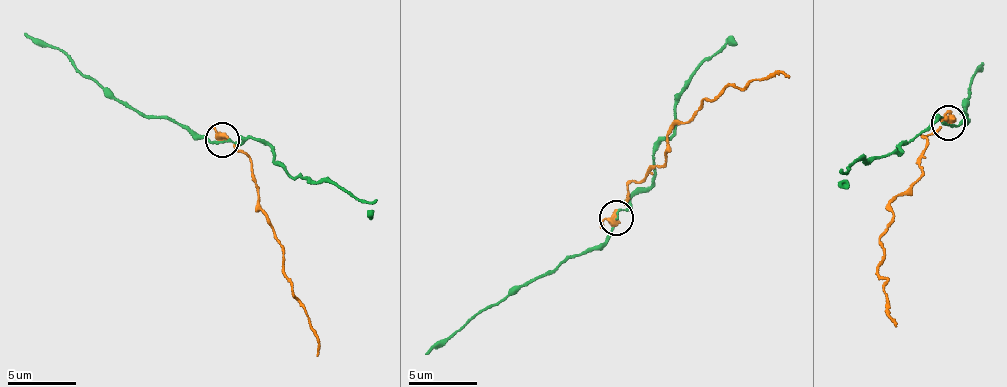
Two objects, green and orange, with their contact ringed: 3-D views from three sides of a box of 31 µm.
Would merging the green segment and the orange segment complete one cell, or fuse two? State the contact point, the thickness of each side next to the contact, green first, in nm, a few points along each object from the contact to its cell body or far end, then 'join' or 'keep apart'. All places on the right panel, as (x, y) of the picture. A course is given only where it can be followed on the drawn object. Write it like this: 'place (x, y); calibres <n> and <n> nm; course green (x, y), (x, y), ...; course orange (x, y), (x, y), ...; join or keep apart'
place (948, 122); calibres 180 and 340 nm; course green (948, 124), (938, 114), (909, 138), (900, 152), (856, 160), (841, 173), (849, 189); course orange (948, 120), (923, 136), (927, 141), (923, 176), (890, 205), (892, 224), (883, 237), (879, 275), (895, 326); keep apart

